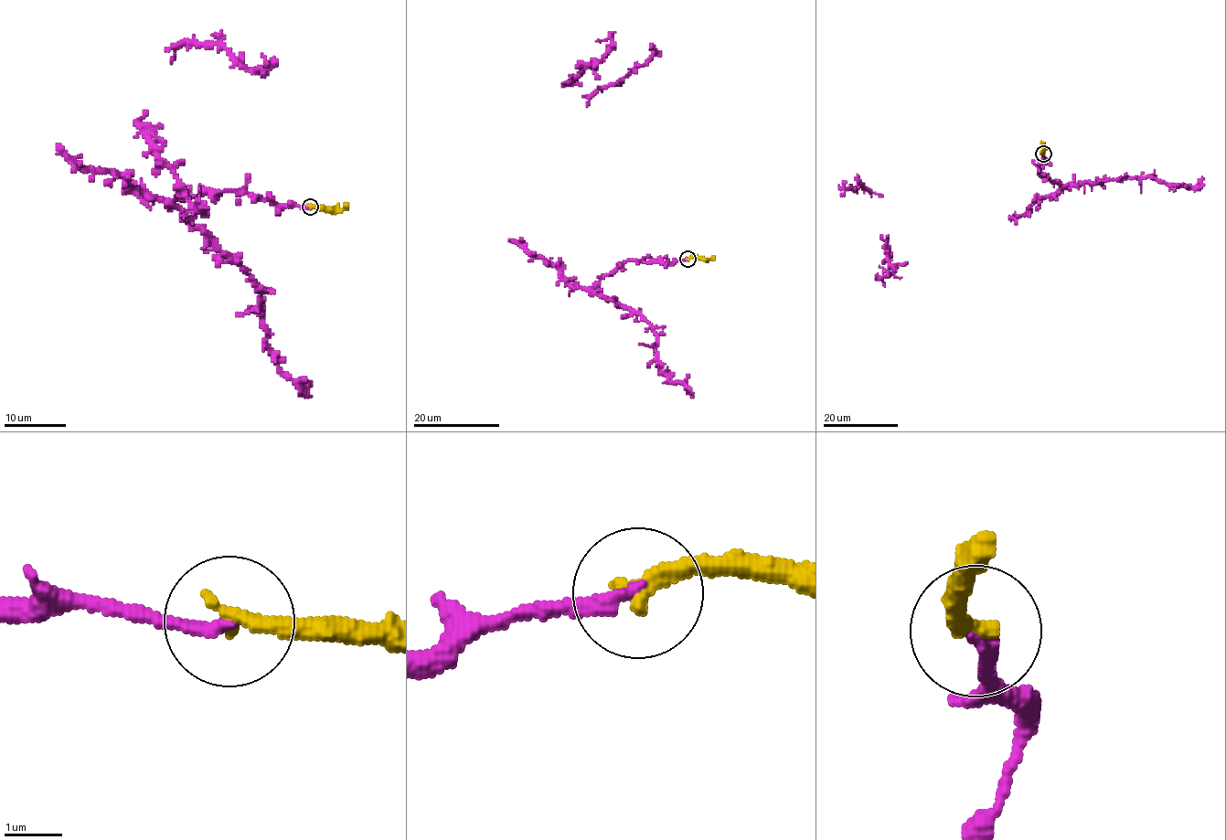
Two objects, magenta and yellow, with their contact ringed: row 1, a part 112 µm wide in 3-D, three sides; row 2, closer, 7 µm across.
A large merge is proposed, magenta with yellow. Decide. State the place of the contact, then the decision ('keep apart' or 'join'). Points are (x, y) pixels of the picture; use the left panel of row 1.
(310, 207) | join

